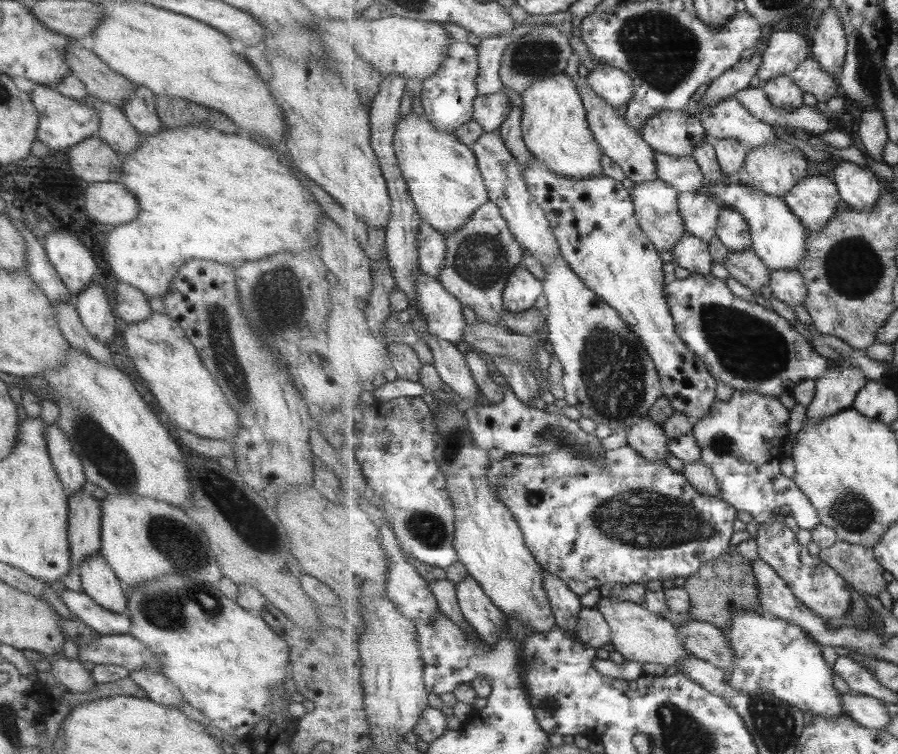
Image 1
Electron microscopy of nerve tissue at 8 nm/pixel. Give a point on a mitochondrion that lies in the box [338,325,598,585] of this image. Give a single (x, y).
(428, 529)

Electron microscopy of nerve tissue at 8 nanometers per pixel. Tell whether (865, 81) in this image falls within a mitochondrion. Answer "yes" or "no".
yes

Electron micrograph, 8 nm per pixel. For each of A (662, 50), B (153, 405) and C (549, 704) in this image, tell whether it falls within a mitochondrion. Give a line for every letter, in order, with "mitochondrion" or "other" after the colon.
A: mitochondrion
B: other
C: mitochondrion

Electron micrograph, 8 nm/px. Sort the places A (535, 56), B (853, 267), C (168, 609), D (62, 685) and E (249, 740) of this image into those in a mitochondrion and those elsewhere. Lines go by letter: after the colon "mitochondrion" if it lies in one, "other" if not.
A: mitochondrion
B: mitochondrion
C: mitochondrion
D: other
E: other

